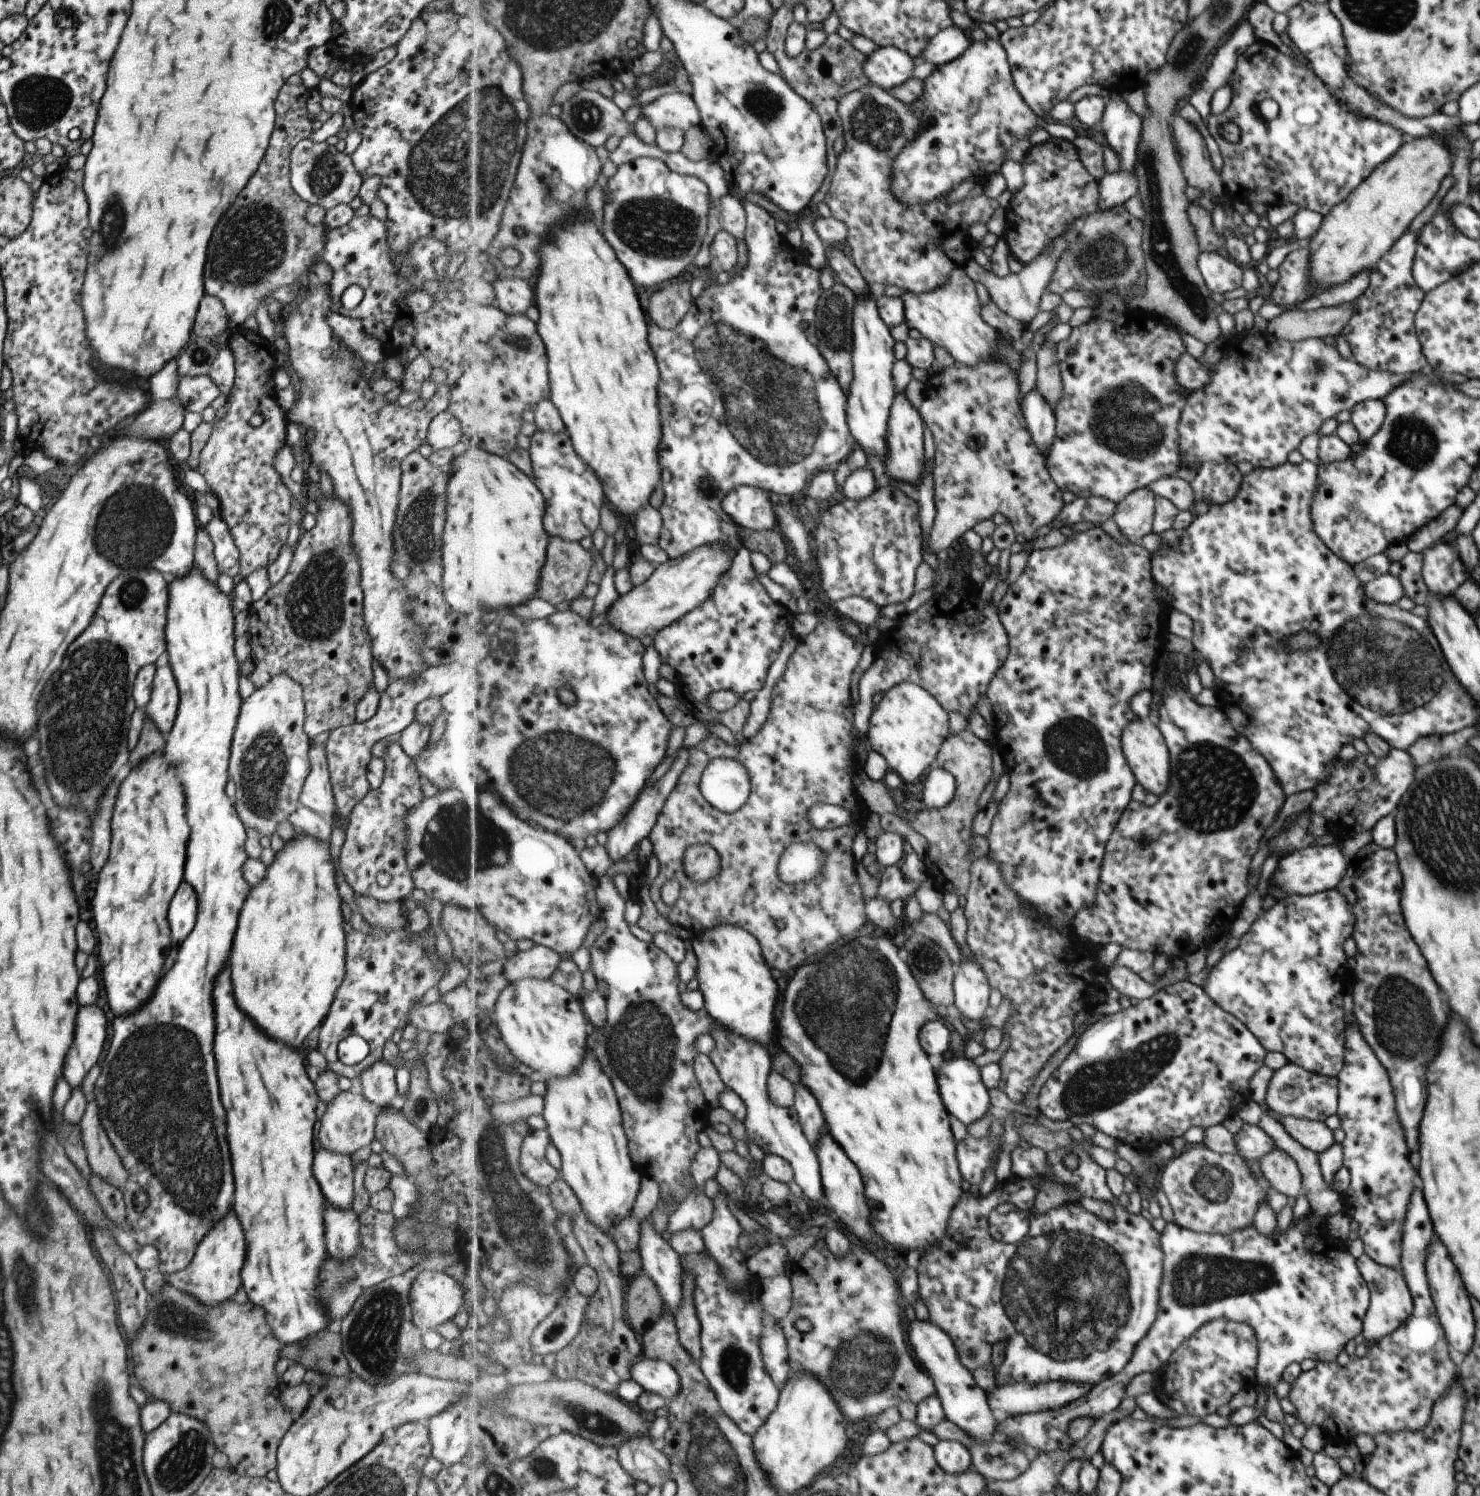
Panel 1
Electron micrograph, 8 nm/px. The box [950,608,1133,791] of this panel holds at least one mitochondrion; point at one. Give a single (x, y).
(1091, 755)

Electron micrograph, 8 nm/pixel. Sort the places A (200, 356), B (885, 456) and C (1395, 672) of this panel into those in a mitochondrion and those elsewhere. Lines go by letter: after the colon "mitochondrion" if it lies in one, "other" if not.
A: mitochondrion
B: other
C: mitochondrion

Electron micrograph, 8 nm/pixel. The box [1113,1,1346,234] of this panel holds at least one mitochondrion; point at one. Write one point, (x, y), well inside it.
(1184, 60)

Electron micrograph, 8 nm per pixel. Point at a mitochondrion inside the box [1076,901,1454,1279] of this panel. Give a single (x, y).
(1397, 991)

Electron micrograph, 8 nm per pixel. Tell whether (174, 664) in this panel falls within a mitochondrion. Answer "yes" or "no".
no

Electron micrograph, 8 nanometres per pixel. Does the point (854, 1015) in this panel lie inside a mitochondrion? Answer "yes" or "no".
yes

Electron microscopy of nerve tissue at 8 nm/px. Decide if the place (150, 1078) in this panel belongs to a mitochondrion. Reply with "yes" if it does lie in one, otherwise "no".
yes

